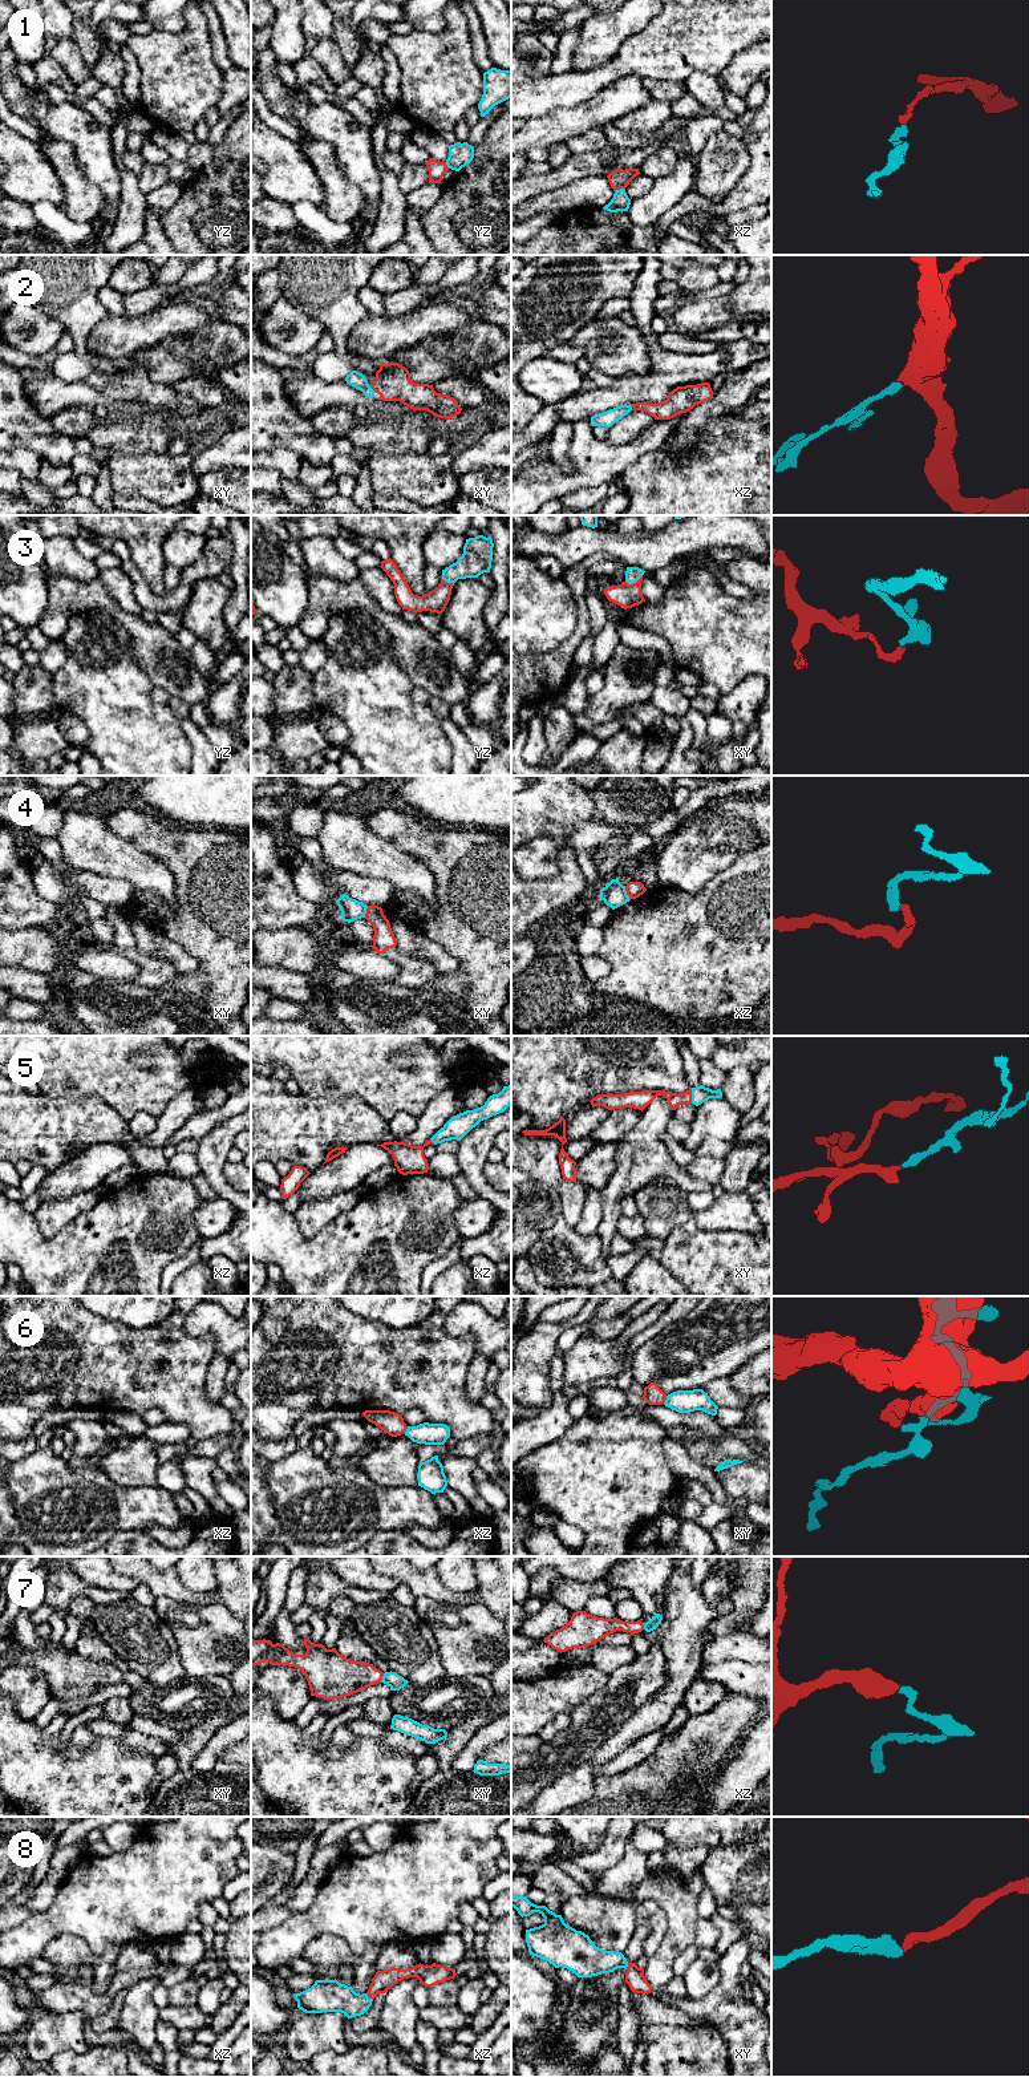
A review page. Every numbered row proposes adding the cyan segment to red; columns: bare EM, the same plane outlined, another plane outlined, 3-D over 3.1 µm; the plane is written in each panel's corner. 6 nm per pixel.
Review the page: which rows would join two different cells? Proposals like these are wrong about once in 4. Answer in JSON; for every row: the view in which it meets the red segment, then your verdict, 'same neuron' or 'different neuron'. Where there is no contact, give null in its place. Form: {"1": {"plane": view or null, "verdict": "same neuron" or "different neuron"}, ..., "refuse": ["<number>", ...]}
{"1": {"plane": "xz", "verdict": "same neuron"}, "2": {"plane": "xy", "verdict": "same neuron"}, "3": {"plane": "xy", "verdict": "same neuron"}, "4": {"plane": "xz", "verdict": "different neuron"}, "5": {"plane": "xy", "verdict": "same neuron"}, "6": {"plane": "xz", "verdict": "different neuron"}, "7": {"plane": "xy", "verdict": "same neuron"}, "8": {"plane": "xz", "verdict": "same neuron"}, "refuse": ["4", "6"]}

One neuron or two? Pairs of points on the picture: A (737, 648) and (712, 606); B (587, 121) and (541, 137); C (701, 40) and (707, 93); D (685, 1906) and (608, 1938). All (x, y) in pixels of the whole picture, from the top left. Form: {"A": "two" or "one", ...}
{"A": "one", "B": "one", "C": "two", "D": "one"}

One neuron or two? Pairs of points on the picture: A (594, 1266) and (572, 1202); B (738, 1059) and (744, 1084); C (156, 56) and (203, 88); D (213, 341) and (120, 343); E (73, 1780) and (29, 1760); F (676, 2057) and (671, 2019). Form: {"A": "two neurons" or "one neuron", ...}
{"A": "two neurons", "B": "two neurons", "C": "one neuron", "D": "one neuron", "E": "one neuron", "F": "two neurons"}

